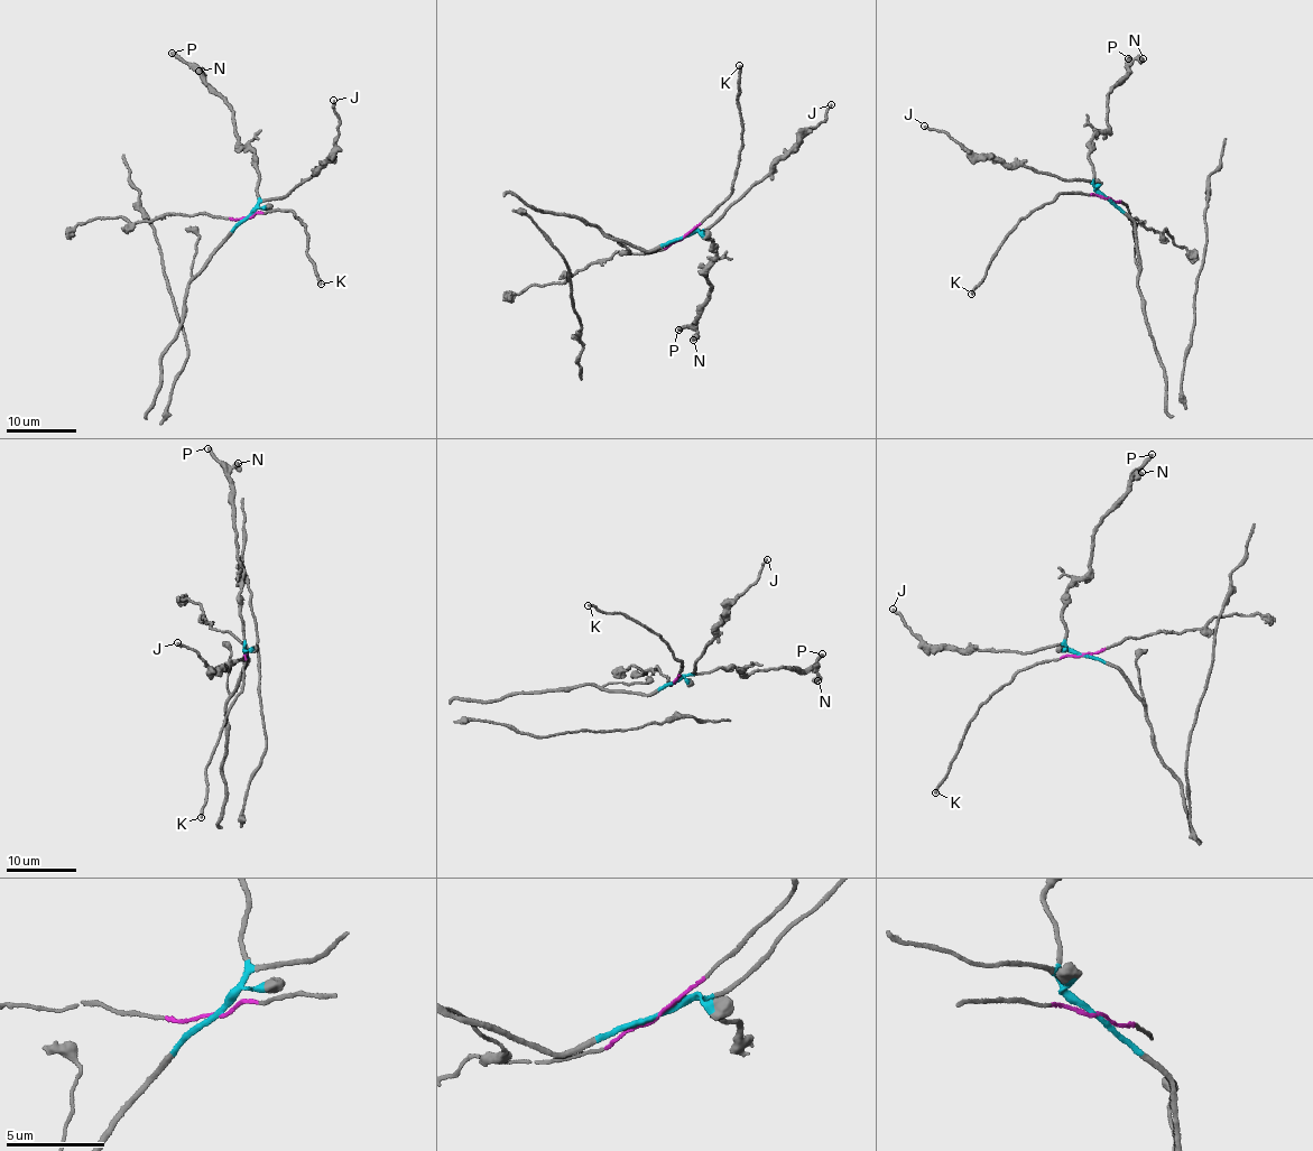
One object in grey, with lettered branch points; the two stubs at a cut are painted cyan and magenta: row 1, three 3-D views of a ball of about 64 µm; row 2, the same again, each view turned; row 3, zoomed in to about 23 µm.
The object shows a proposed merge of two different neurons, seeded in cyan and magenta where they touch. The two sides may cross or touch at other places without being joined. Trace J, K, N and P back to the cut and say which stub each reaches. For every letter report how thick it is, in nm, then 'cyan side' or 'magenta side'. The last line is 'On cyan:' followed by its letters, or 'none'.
J: 180 nm | cyan side
K: 190 nm | magenta side
N: 320 nm | cyan side
P: 300 nm | cyan side
On cyan: J, N, P

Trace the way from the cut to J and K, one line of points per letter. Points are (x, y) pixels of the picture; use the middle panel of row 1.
J: (683, 238), (715, 224), (763, 179), (798, 136), (825, 120), (831, 105)
K: (683, 238), (728, 198), (732, 188), (742, 146), (737, 103), (740, 65)

